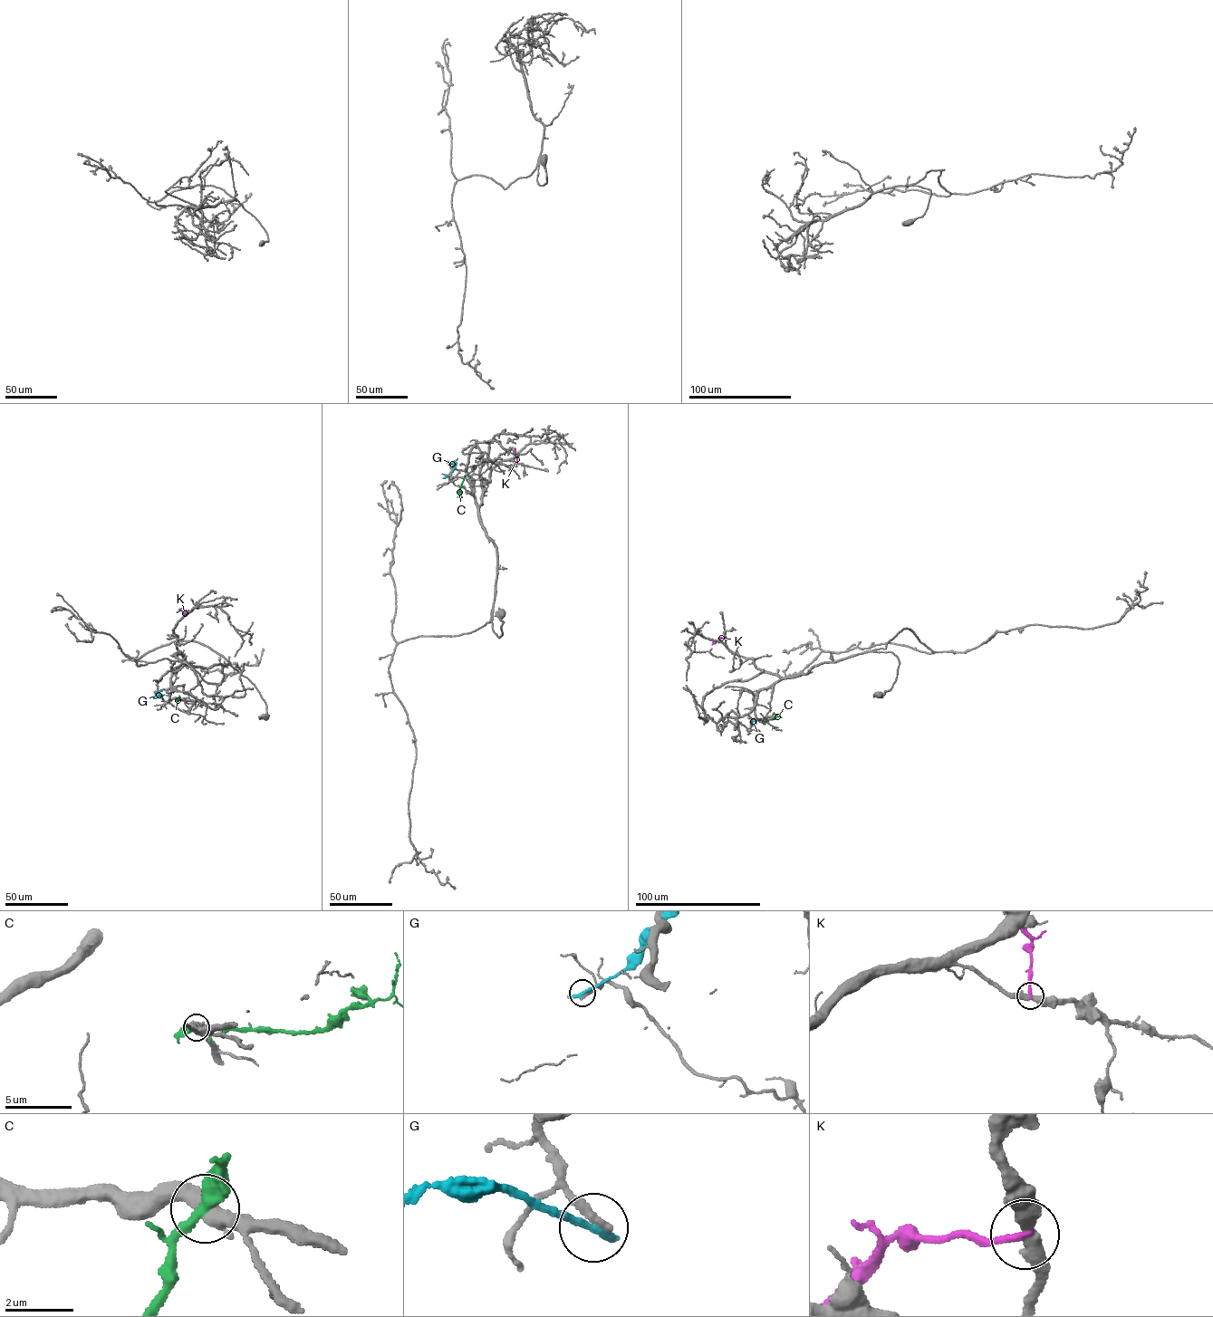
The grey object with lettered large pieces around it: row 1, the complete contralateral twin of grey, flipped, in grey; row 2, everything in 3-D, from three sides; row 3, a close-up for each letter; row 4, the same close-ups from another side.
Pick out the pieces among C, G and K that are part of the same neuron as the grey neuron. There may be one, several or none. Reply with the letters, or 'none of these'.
none of these

